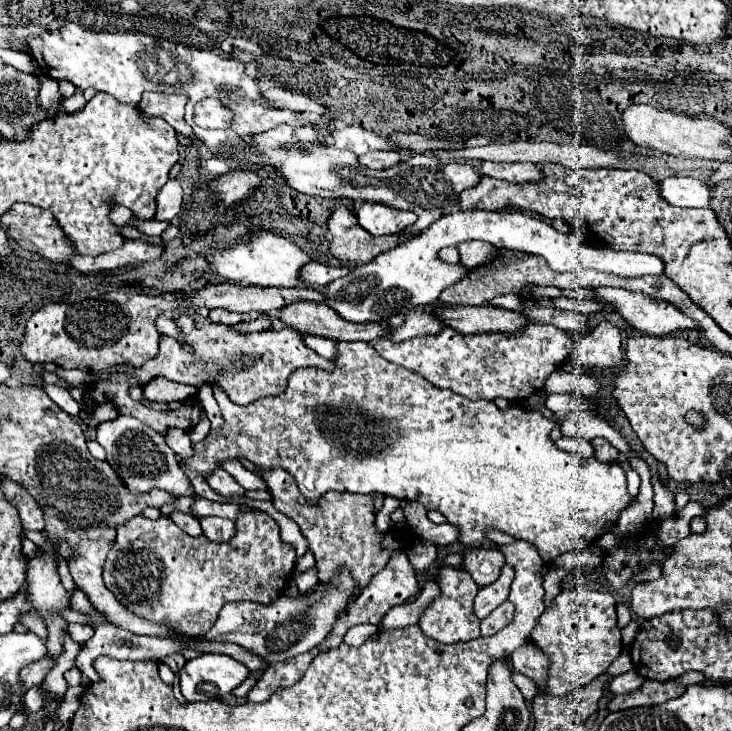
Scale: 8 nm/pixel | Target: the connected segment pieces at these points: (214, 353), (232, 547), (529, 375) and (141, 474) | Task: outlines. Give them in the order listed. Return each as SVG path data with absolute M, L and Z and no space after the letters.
M181 315L175 319L179 329L185 335L185 341L195 349L195 357L185 353L181 343L173 337L163 335L161 337L161 349L159 355L145 363L141 369L117 369L117 371L129 371L133 373L141 385L145 385L151 377L163 375L175 383L195 385L201 383L217 383L225 389L229 399L237 405L249 405L263 397L277 397L285 393L289 375L299 367L321 367L325 371L333 371L333 361L323 359L315 351L311 351L303 343L303 335L299 335L295 329L281 329L281 331L261 331L261 333L235 333L229 331L225 325L209 323L201 329L195 327L193 319L189 315Z
M241 513L235 521L237 535L227 543L213 543L201 537L189 537L181 531L169 517L159 517L151 521L143 515L133 517L125 525L117 527L117 539L113 549L107 555L103 567L105 587L117 597L117 601L127 607L133 615L143 617L157 625L169 625L175 633L197 637L207 633L219 617L219 611L225 603L231 601L257 601L271 603L283 593L283 581L289 579L295 567L295 549L281 541L279 525L267 513Z
M531 323L517 333L477 333L477 335L463 335L463 333L453 331L451 327L443 327L435 335L413 337L403 343L389 343L387 339L379 339L379 341L375 341L373 347L387 361L391 361L399 367L405 367L405 369L421 375L429 383L433 383L441 389L451 389L457 395L463 395L471 401L479 401L479 399L495 401L497 397L505 397L509 401L525 401L525 397L529 397L529 391L543 389L547 377L561 363L565 363L565 359L569 357L569 353L573 353L573 349L577 345L567 337L565 331L561 331L553 325Z
M119 415L117 419L105 421L97 427L97 441L107 451L107 461L115 467L115 473L125 481L125 485L129 485L129 489L135 489L135 493L165 489L169 493L175 493L175 497L193 495L191 483L177 463L175 451L169 449L161 433L153 431L145 423L127 415Z

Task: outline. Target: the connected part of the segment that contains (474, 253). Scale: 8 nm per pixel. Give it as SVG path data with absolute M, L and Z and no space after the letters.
M465 241L461 243L459 247L459 255L461 255L461 263L467 267L467 269L475 269L475 267L481 267L489 261L493 261L493 257L497 257L497 247L495 245L489 245L485 241Z

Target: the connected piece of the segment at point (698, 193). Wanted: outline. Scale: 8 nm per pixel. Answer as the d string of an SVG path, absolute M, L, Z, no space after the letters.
M669 177L661 181L661 195L675 207L709 207L707 183L695 177Z

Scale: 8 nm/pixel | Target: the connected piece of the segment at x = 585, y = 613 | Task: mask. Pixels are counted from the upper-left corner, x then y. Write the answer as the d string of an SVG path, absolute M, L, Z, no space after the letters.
M563 589L531 631L535 643L551 661L547 669L545 691L555 697L565 697L577 687L583 687L603 675L621 653L621 631L617 627L615 599L611 593Z

